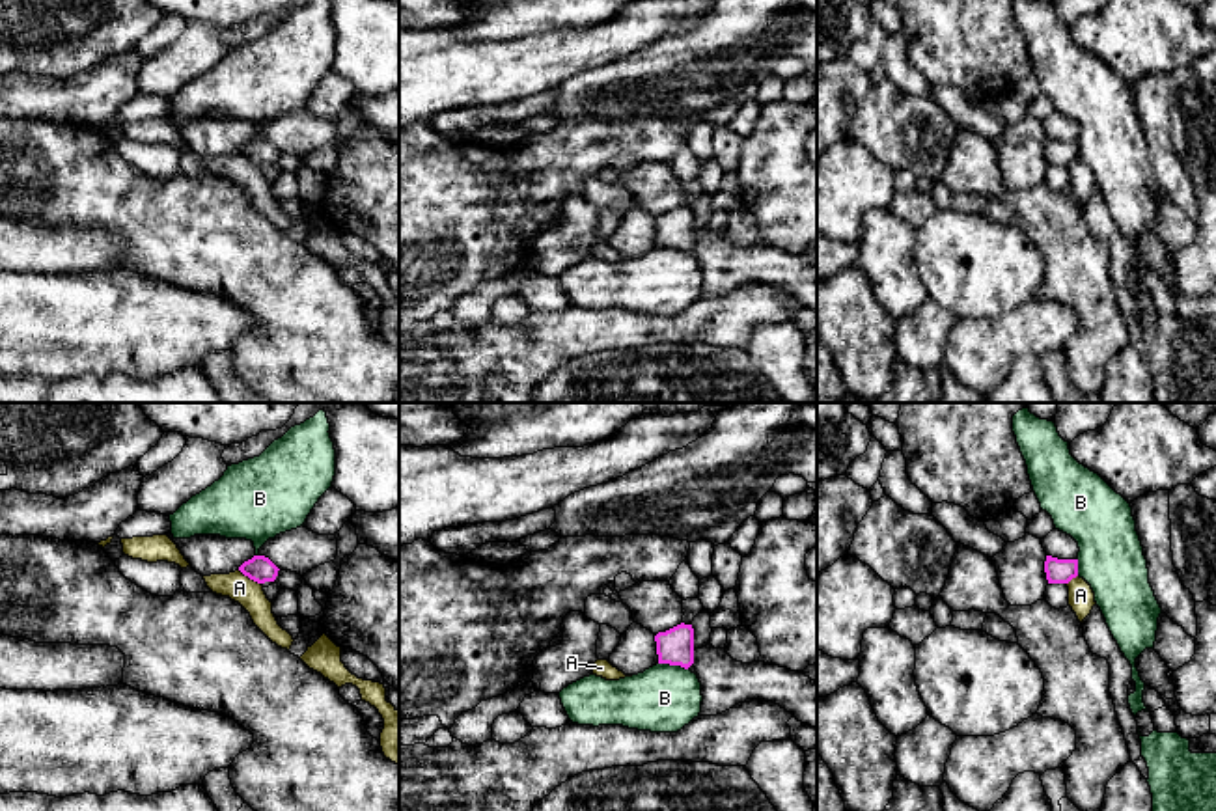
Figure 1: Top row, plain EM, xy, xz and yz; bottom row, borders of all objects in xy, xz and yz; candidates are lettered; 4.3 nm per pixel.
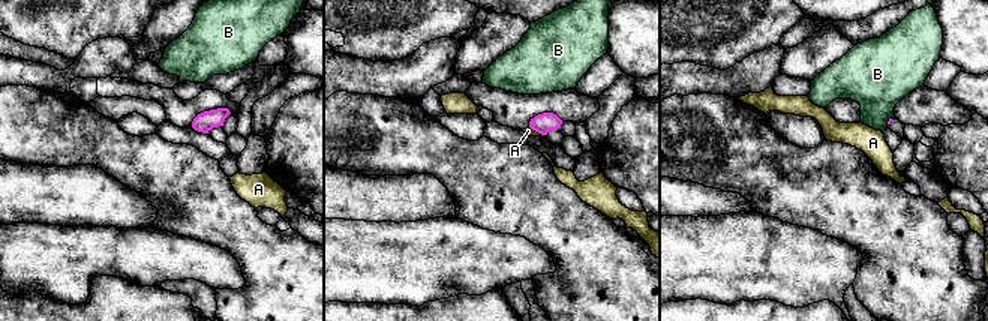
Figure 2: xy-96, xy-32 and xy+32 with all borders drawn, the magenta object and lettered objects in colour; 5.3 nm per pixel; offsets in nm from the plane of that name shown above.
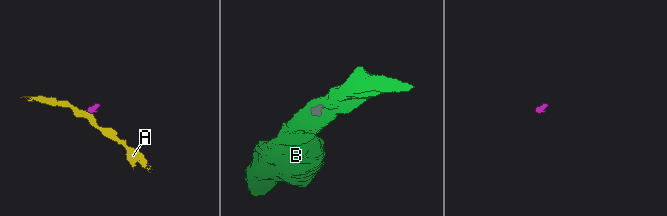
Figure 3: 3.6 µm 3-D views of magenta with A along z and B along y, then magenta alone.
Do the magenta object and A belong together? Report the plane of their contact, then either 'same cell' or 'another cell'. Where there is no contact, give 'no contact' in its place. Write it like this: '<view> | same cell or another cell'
xy | another cell

